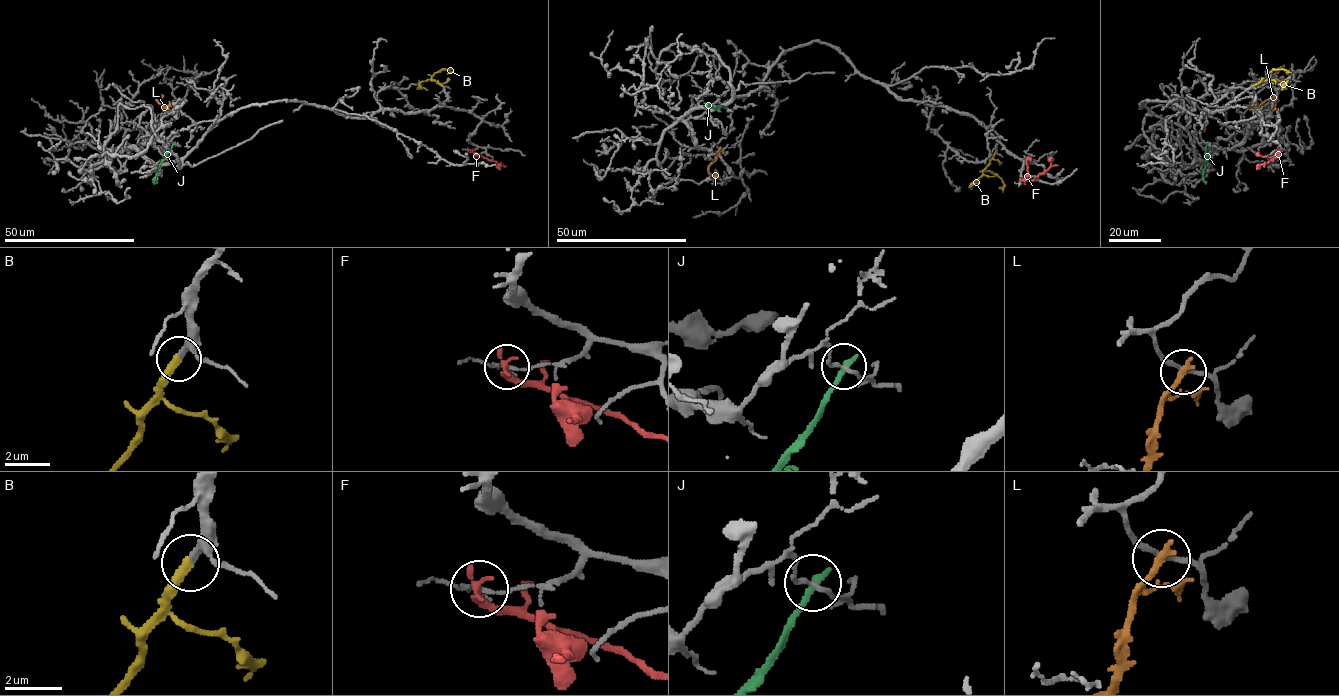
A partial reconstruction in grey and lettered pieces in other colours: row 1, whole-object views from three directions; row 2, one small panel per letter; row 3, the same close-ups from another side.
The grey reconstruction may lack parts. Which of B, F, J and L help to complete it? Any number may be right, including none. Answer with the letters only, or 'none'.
B

